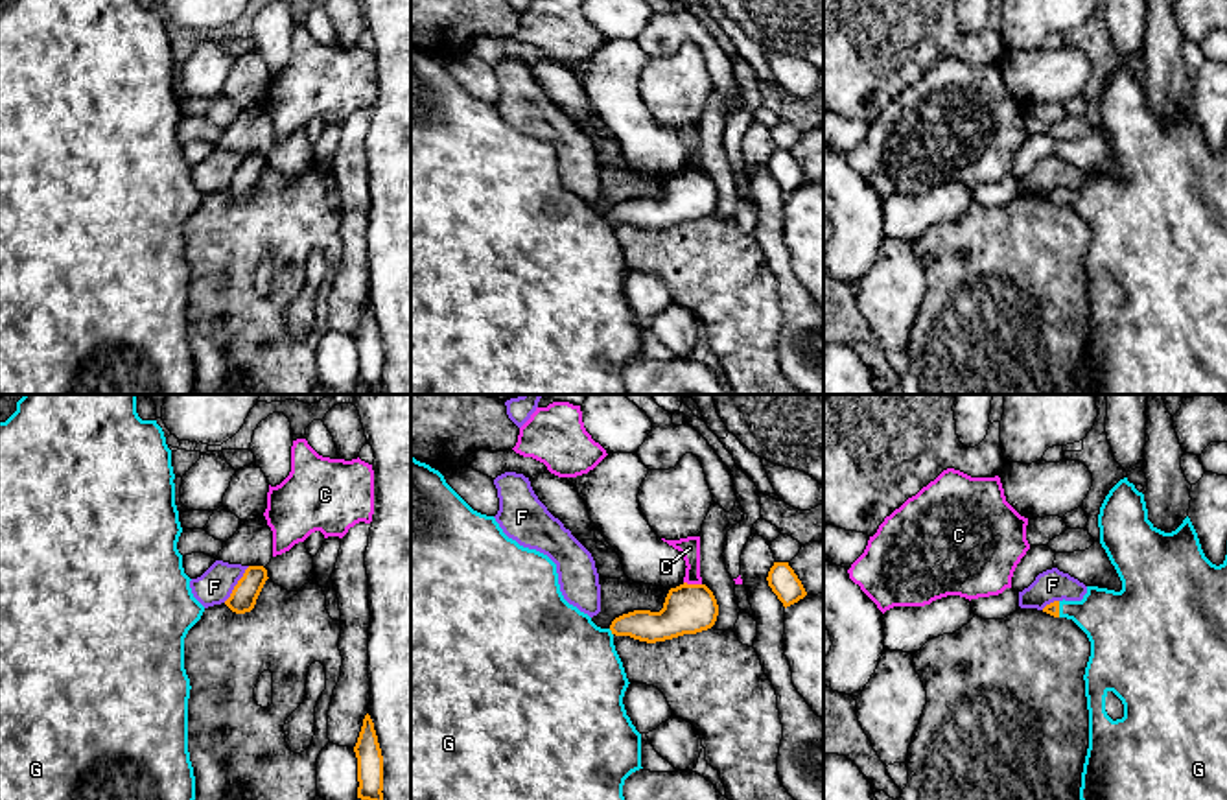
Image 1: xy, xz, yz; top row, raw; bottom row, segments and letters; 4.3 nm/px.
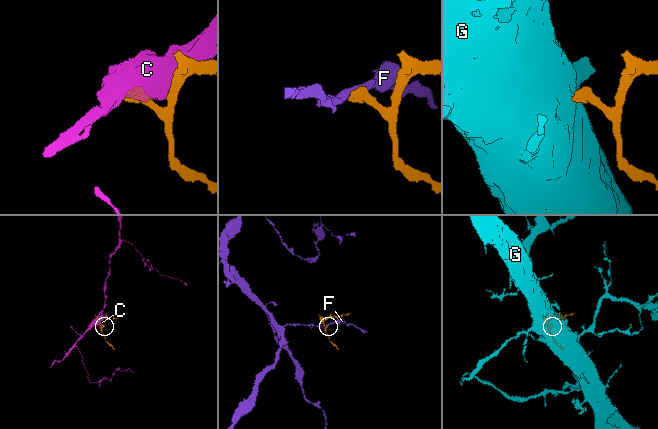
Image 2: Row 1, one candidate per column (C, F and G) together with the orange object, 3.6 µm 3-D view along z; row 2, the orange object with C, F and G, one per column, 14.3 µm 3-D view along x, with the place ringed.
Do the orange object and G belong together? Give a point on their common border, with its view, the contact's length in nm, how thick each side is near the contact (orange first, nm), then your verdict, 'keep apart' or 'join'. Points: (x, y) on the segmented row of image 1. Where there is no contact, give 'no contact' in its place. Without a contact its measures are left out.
xz (612, 633) | 40 nm | 140/460 nm | join

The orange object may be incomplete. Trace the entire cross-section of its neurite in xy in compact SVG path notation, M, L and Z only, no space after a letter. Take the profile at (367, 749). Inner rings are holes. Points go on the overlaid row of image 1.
M368 713L363 719L354 752L357 758L357 798L383 800L383 756Z

